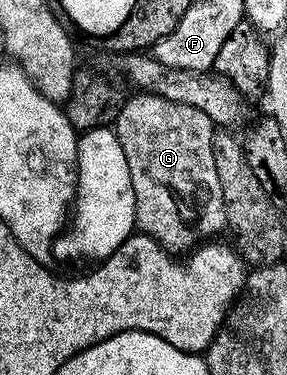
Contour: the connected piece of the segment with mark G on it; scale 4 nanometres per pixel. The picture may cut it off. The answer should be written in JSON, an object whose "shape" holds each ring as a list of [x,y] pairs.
{"shape":[[[135,93],[124,101],[115,117],[113,129],[125,152],[125,164],[129,164],[138,233],[147,234],[172,252],[198,247],[204,240],[222,235],[219,233],[226,231],[228,224],[221,179],[217,177],[217,160],[213,160],[213,140],[217,133],[215,123],[201,112],[201,108],[189,108],[189,104],[177,104],[156,94]]]}

